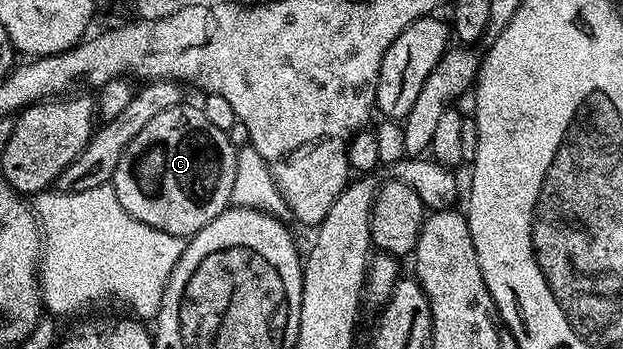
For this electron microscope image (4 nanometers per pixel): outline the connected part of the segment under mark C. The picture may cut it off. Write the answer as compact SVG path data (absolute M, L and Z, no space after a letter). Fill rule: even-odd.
M184 102L157 114L157 118L129 142L121 154L121 162L117 162L117 170L111 175L111 183L115 186L117 202L121 202L137 222L145 222L145 226L153 226L170 236L190 238L227 211L236 174L236 145L231 145L230 138L201 109Z

